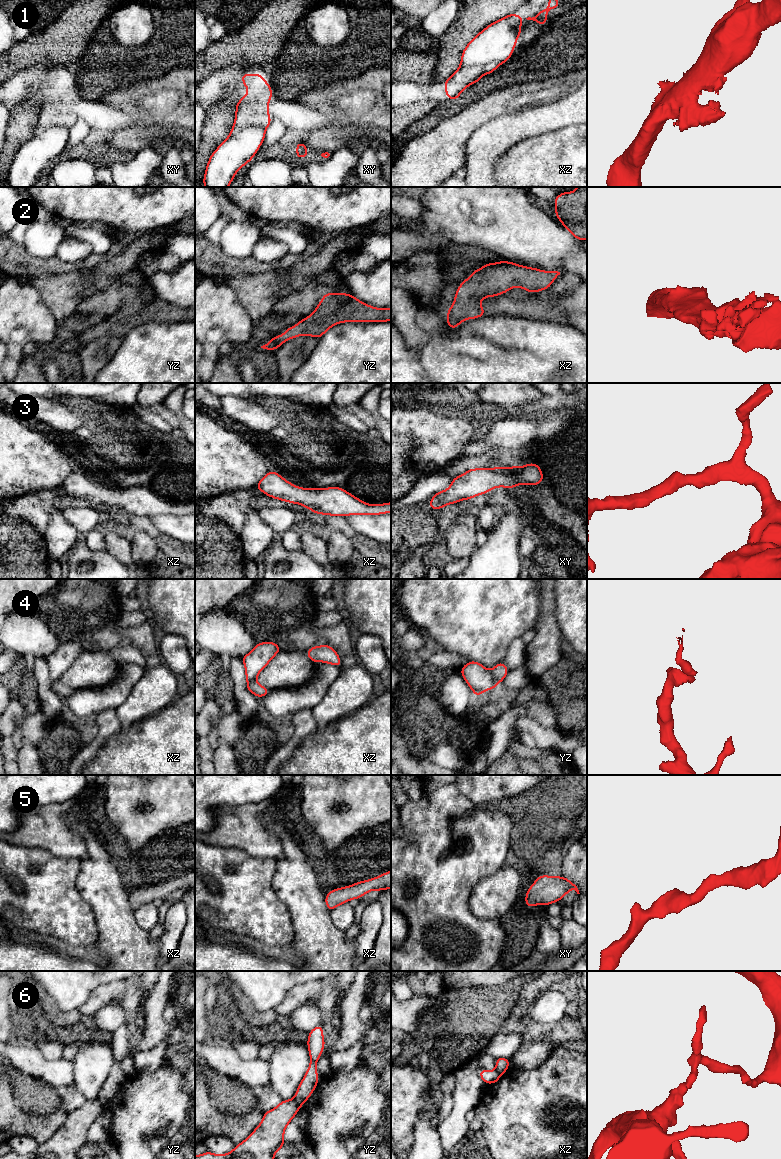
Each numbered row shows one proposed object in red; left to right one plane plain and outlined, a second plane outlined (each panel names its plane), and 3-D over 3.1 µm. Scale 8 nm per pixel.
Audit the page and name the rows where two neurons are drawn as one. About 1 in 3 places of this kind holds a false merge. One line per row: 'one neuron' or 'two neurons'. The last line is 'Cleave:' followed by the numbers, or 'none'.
1: one neuron
2: one neuron
3: one neuron
4: two neurons
5: one neuron
6: two neurons
Cleave: 4, 6

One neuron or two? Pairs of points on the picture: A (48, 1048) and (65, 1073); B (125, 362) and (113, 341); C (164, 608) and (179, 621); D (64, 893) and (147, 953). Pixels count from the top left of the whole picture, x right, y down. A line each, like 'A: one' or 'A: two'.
A: two
B: two
C: one
D: two

